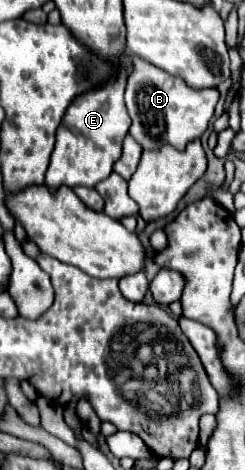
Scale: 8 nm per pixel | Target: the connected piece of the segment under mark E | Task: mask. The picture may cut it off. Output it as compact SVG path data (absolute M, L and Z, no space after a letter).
M119 71L111 81L101 85L99 89L95 89L91 93L83 93L81 97L77 97L75 103L67 109L63 123L57 131L57 143L55 143L51 163L49 163L49 169L47 169L47 175L45 175L45 185L51 191L57 191L61 185L65 185L65 187L77 187L77 185L95 187L99 181L109 177L109 173L113 171L113 163L121 157L123 137L127 135L127 131L131 127L131 119L129 119L125 105L123 105L125 83L127 83L127 73Z

